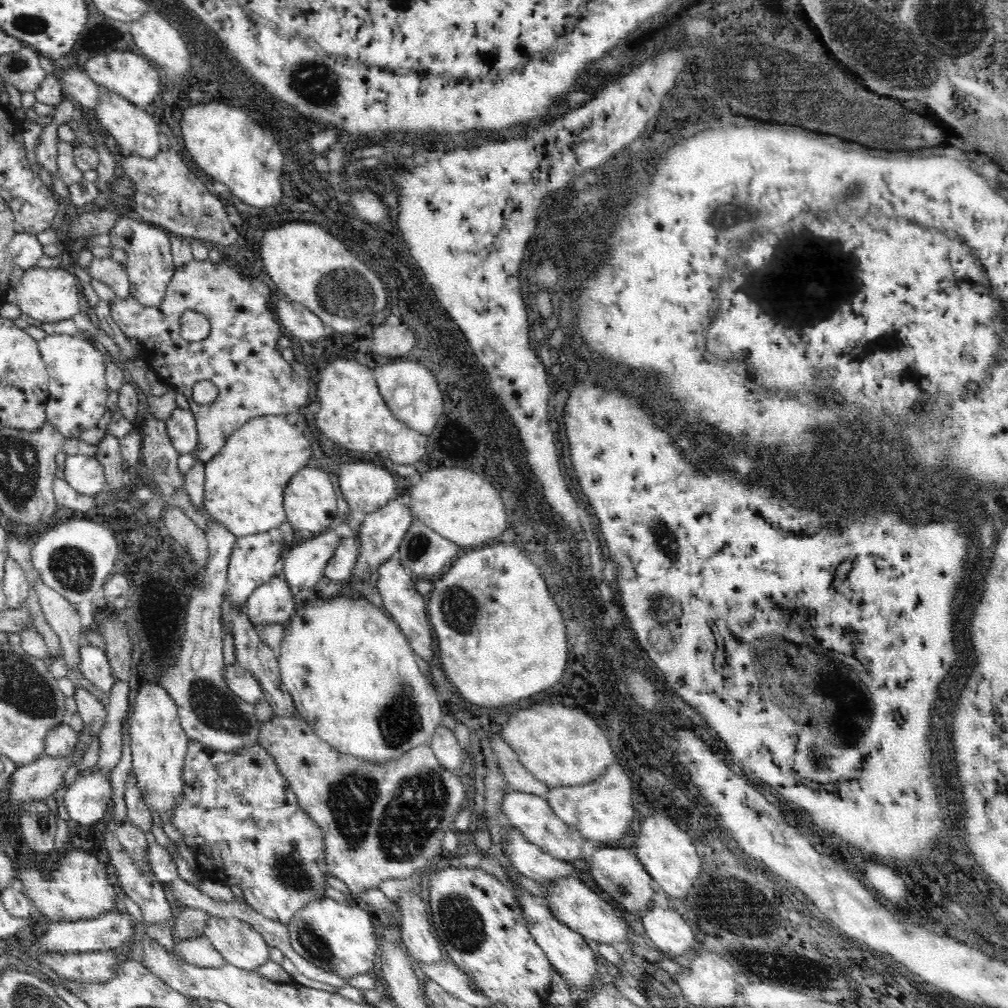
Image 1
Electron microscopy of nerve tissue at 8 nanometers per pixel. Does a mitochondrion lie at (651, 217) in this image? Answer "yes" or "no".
no

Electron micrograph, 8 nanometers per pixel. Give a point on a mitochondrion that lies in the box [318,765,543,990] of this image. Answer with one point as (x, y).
(462, 925)

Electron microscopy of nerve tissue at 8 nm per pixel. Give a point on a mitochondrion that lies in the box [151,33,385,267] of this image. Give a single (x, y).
(316, 81)

